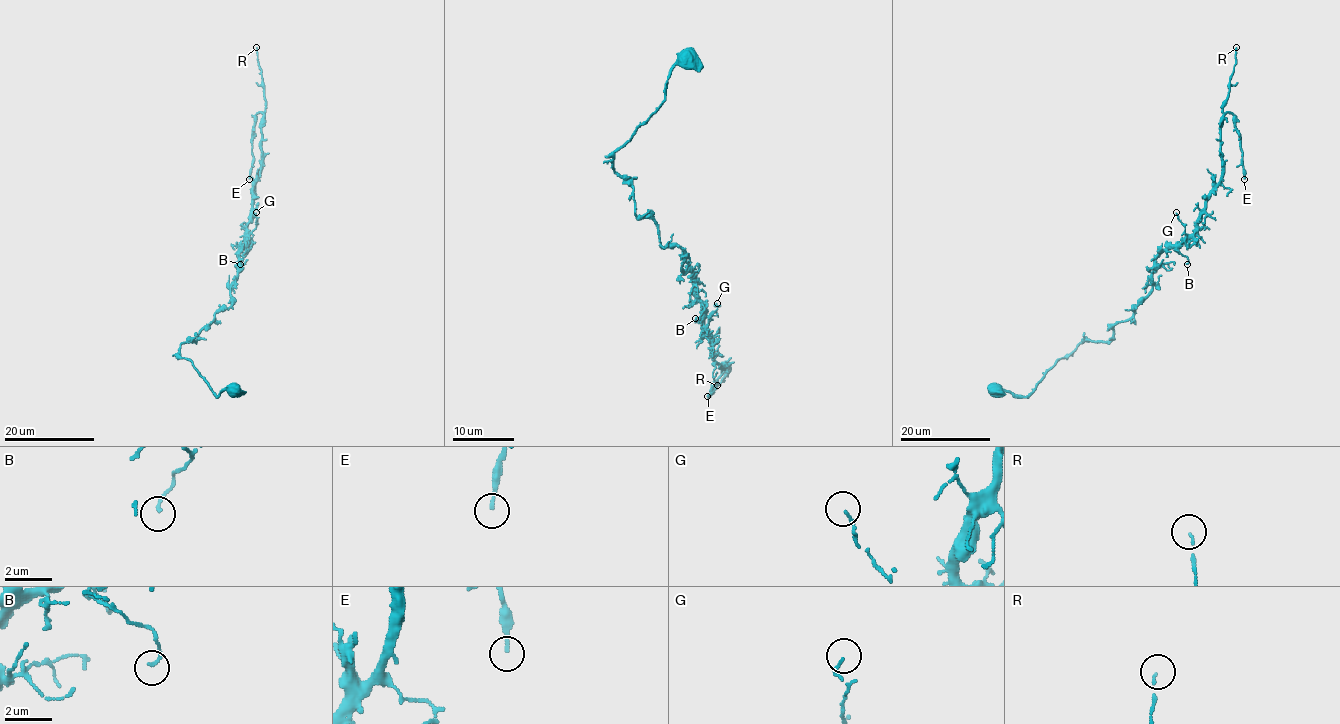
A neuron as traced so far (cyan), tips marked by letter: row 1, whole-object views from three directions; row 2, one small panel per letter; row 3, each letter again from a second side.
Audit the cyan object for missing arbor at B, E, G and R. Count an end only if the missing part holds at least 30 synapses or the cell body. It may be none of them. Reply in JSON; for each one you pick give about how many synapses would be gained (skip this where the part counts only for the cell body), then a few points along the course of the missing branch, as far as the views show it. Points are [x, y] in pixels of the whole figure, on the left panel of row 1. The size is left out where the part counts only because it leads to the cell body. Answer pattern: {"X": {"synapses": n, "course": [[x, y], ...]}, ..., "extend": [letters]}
{"extend": []}

